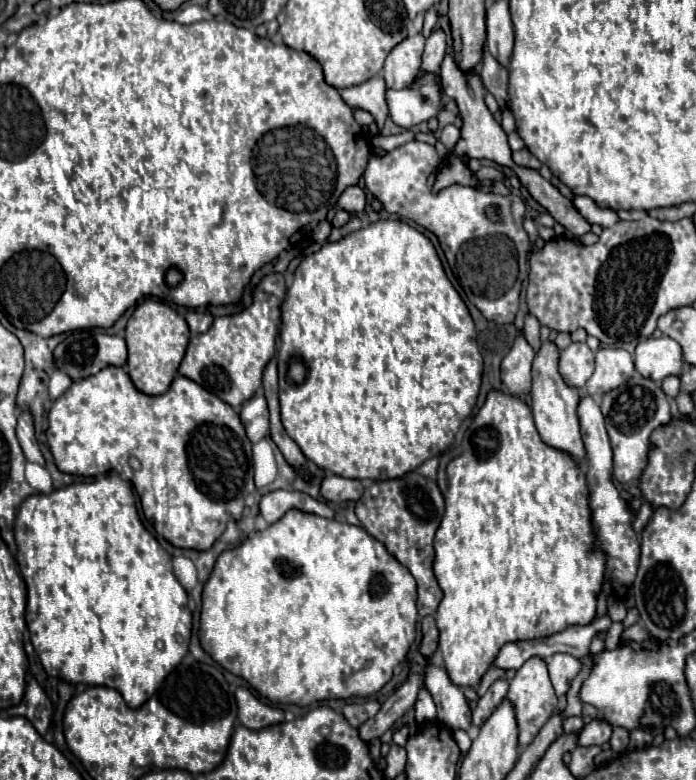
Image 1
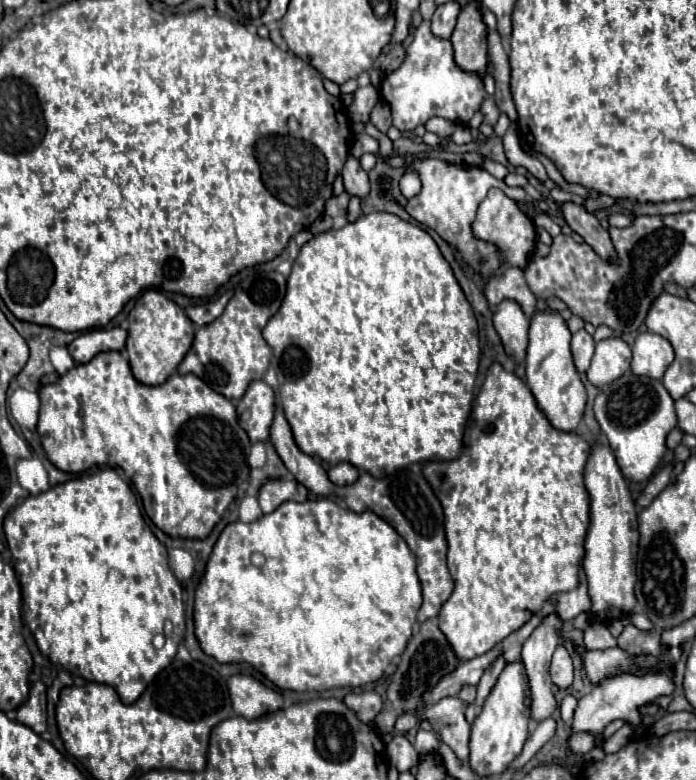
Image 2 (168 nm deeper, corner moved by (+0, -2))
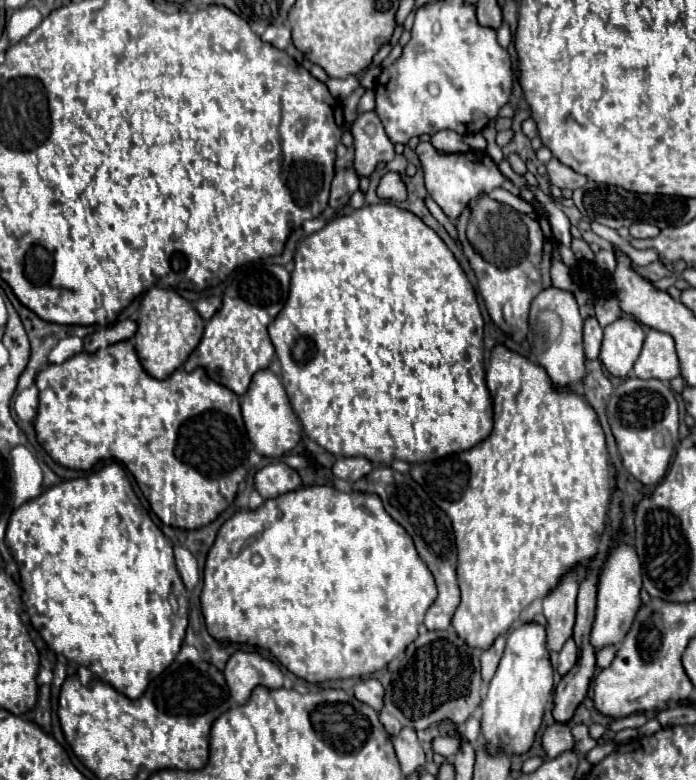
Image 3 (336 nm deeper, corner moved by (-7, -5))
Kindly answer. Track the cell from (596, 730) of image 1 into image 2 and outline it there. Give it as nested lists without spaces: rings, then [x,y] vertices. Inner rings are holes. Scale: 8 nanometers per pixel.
[[[571,733],[567,737],[567,747],[573,751],[573,753],[589,753],[593,747],[597,745],[597,739],[593,733]]]

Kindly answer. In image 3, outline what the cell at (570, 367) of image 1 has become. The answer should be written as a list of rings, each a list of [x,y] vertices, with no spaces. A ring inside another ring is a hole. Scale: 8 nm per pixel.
[[[588,318],[584,322],[584,354],[588,360],[596,360],[602,346],[602,328],[596,318]]]

